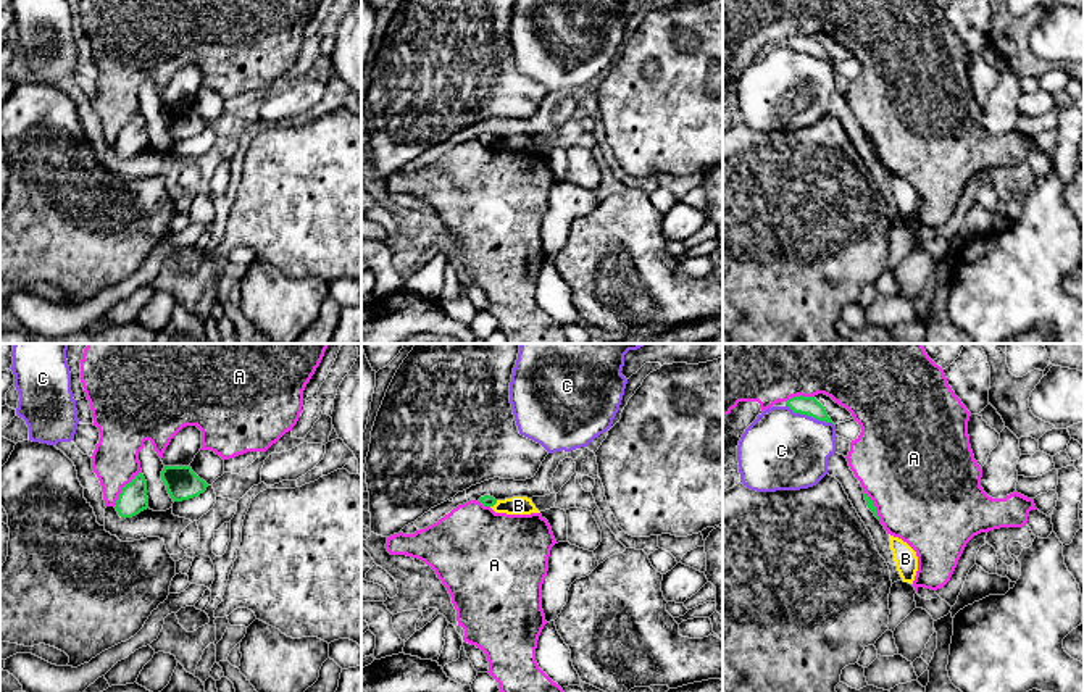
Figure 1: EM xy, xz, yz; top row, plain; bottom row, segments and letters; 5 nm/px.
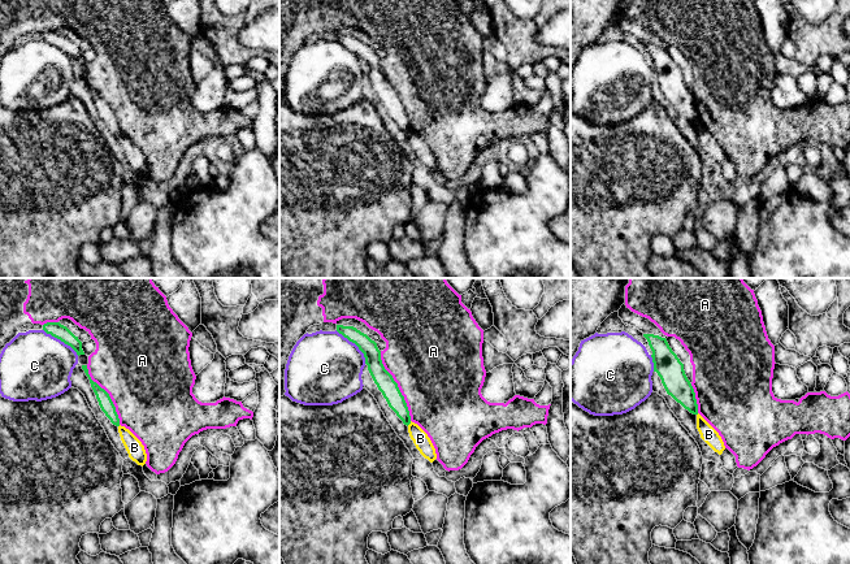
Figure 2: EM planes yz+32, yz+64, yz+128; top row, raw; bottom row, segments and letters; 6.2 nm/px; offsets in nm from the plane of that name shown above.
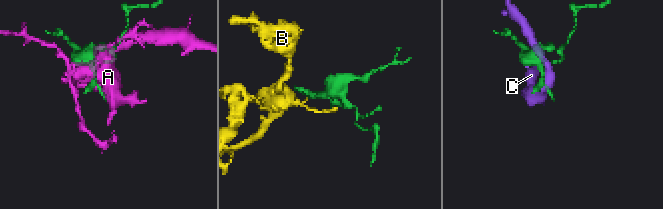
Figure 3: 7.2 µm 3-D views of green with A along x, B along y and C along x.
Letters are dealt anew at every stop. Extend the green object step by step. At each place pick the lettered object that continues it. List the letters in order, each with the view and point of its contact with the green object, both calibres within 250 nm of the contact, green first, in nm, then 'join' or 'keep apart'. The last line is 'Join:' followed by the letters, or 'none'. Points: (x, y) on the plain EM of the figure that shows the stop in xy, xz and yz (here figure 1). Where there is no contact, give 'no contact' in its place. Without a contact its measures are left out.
A: xy (123, 126) | 140/240 nm | keep apart
B: xz (494, 142) | 60/100 nm | keep apart
C: yz (810, 54) | 100/400 nm | keep apart
Join: none

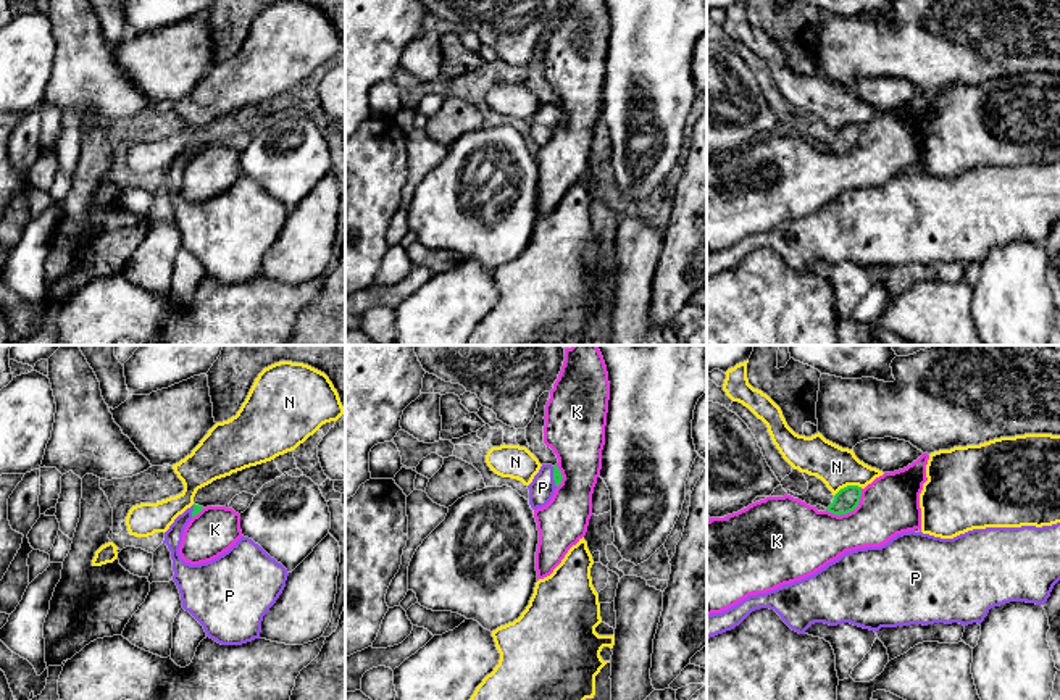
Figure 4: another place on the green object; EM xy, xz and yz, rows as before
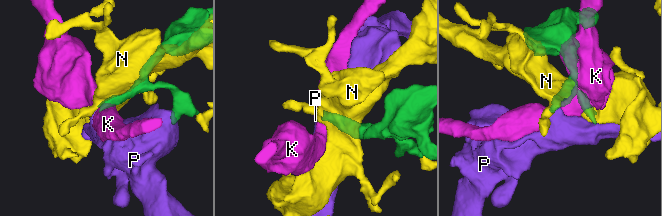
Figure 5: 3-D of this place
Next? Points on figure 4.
K: yz (849, 150) | 120/300 nm | keep apart
N: yz (847, 124) | 120/200 nm | keep apart
P: xz (554, 115) | 50/130 nm | join
Join: P

